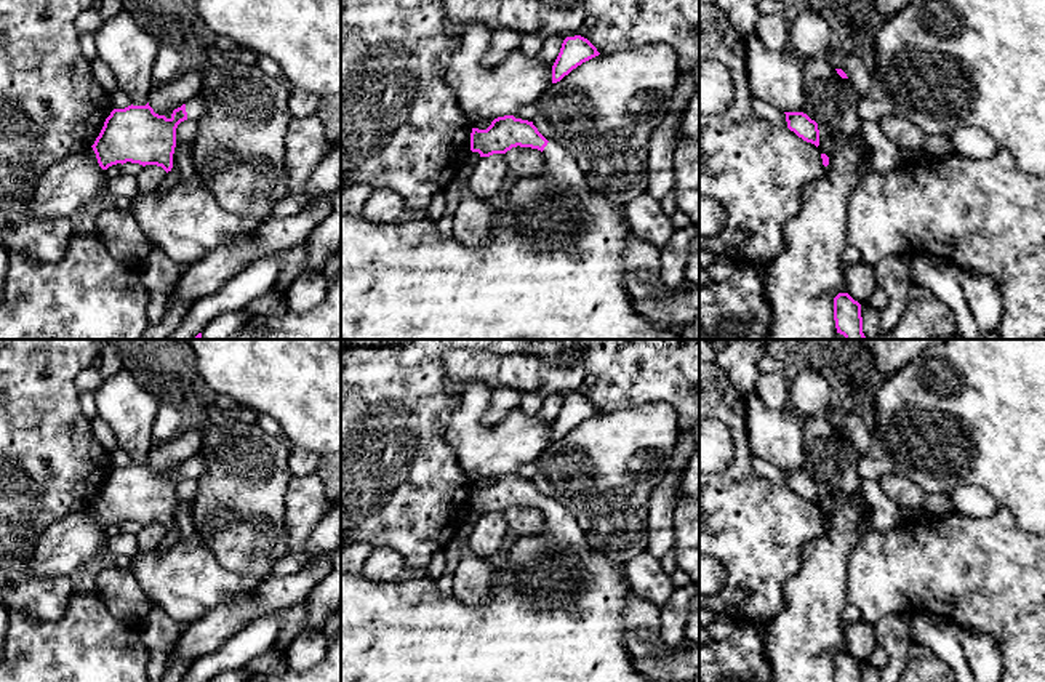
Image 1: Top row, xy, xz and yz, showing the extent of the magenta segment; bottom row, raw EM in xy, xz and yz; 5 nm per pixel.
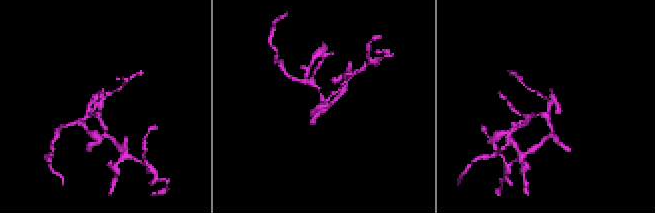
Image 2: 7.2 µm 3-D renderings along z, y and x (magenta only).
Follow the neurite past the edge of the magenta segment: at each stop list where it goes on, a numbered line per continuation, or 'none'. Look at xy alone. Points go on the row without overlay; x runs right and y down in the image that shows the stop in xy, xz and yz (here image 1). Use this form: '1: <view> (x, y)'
1: xy (221, 412)

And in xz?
1: xz (557, 610)

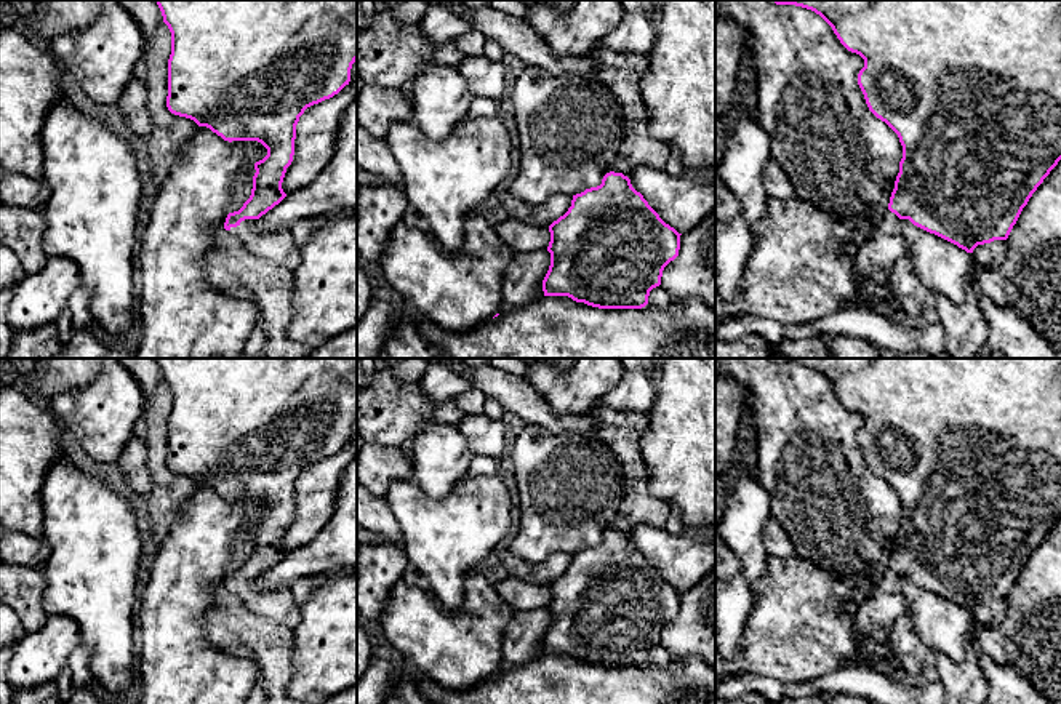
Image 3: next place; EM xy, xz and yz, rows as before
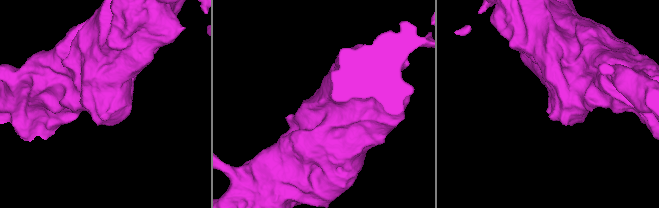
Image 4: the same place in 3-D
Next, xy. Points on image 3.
1: xy (276, 605)

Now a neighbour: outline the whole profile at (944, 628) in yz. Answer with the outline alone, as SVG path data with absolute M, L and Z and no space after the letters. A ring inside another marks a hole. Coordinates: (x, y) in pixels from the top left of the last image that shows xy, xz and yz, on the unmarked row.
M901 578L901 589L919 640L930 651L962 662L968 640L975 635L971 611L914 584L909 578Z

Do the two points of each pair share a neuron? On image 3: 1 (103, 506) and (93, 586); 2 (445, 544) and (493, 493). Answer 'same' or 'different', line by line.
1: same
2: same

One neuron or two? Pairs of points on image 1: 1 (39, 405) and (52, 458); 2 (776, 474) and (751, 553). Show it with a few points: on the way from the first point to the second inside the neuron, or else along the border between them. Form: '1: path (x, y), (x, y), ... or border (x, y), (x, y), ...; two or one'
1: path (39, 418), (39, 445); one
2: border (751, 458), (752, 468), (760, 476), (786, 485); two

